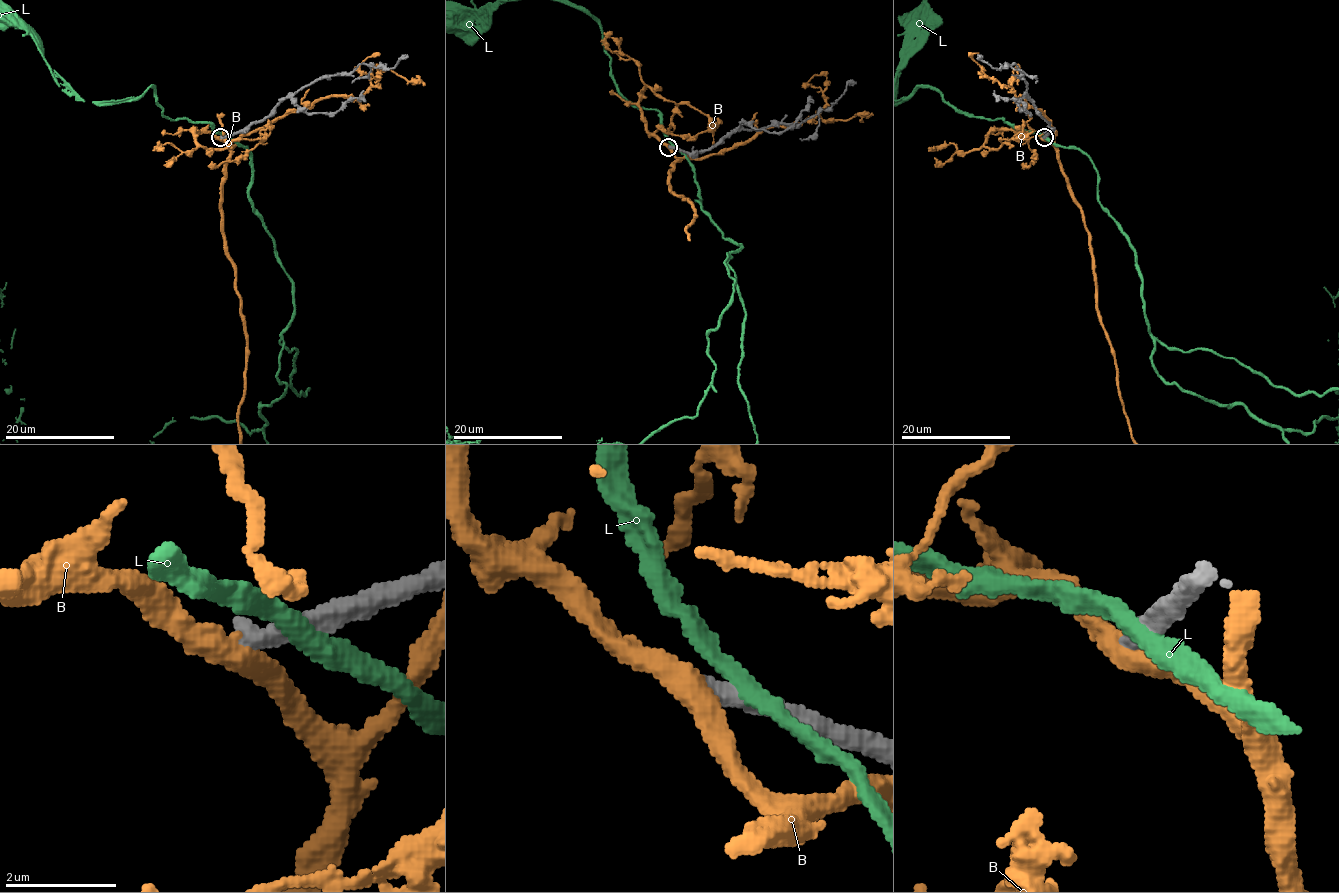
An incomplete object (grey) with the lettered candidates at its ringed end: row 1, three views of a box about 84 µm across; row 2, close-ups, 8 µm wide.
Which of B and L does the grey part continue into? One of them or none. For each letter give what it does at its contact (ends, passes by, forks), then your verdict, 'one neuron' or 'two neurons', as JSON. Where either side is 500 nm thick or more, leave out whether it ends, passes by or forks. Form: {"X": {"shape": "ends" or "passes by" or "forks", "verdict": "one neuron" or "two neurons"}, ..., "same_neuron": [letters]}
{"B": {"shape": "passes by", "verdict": "two neurons"}, "L": {"verdict": "two neurons"}, "same_neuron": []}

